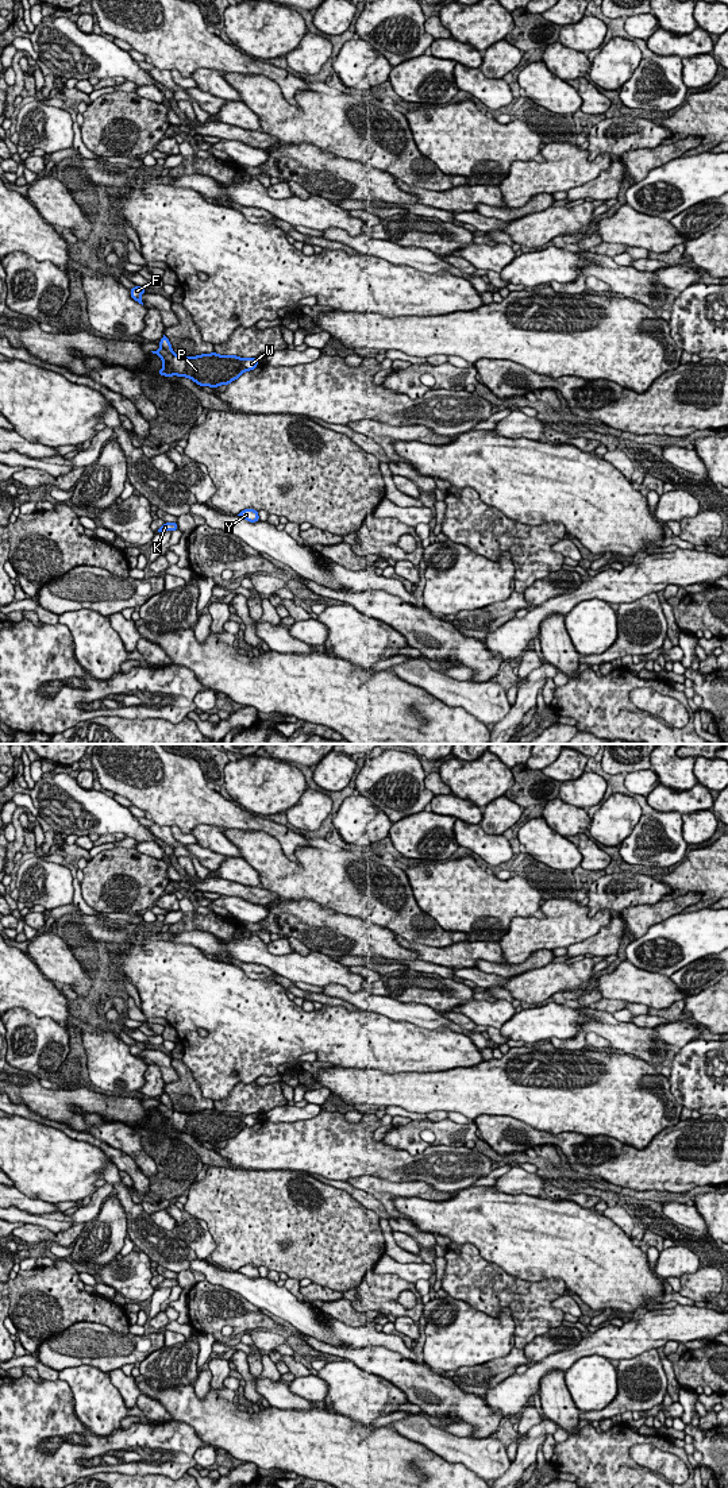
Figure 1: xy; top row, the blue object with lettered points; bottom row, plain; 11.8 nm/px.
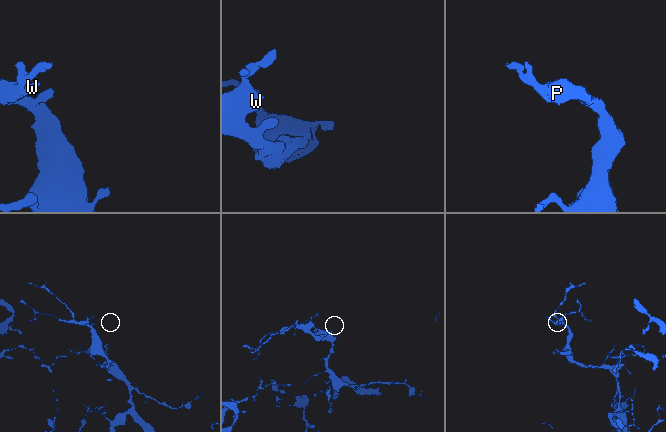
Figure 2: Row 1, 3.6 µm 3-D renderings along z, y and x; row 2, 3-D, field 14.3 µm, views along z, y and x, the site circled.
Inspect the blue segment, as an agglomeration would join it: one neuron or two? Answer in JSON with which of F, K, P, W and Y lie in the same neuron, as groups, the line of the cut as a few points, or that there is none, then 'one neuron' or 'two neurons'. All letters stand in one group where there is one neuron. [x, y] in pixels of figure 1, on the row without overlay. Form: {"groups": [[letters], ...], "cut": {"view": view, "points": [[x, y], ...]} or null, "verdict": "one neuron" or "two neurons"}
{"groups": [["F"], ["K", "P", "W", "Y"]], "cut": {"view": "xy", "points": [[162, 1103], [172, 1109]]}, "verdict": "two neurons"}

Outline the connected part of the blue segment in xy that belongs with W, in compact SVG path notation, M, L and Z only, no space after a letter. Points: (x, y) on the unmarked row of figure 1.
M165 1105L151 1107L163 1119L159 1132L186 1133L200 1142L217 1144L238 1136L244 1127L258 1122L258 1114L240 1114L236 1111L201 1110L197 1113L178 1113Z

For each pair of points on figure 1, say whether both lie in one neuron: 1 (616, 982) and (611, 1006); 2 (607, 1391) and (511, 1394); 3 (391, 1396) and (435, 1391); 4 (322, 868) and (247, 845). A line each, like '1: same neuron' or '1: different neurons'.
1: different neurons
2: different neurons
3: different neurons
4: same neuron

